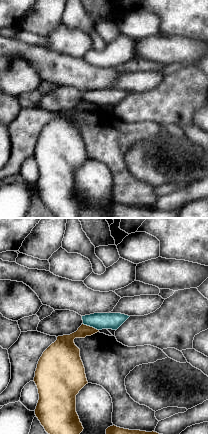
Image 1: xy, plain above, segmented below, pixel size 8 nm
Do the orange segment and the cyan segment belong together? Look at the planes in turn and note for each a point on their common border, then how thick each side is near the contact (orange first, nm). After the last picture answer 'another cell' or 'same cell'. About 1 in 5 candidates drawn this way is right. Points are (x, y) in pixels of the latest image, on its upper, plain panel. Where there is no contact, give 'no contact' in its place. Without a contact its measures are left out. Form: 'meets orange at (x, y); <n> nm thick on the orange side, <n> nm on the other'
meets orange at (89, 102); 160 nm thick on the orange side, 140 nm on the other

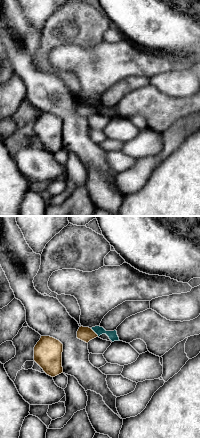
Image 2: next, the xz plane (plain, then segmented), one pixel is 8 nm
meets orange at (94, 108); 120 nm thick on the orange side, 70 nm on the other

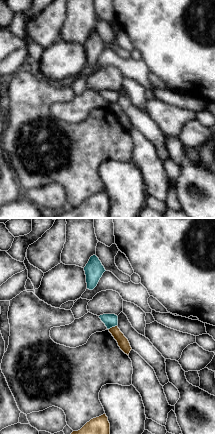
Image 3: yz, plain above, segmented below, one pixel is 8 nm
meets orange at (112, 103); 90 nm thick on the orange side, 110 nm on the other

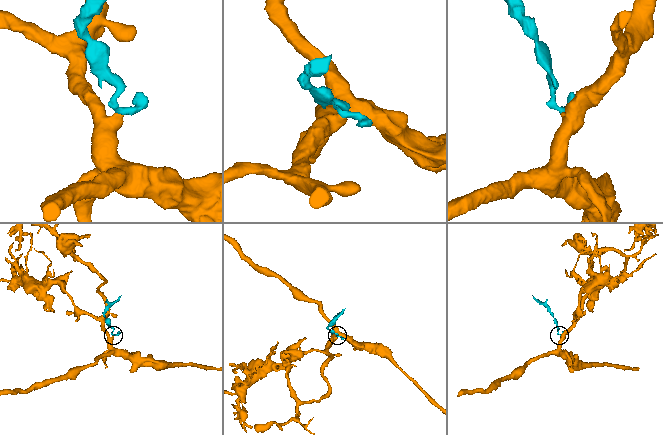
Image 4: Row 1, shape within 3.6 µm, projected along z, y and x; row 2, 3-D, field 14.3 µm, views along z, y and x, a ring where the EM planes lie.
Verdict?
another cell

